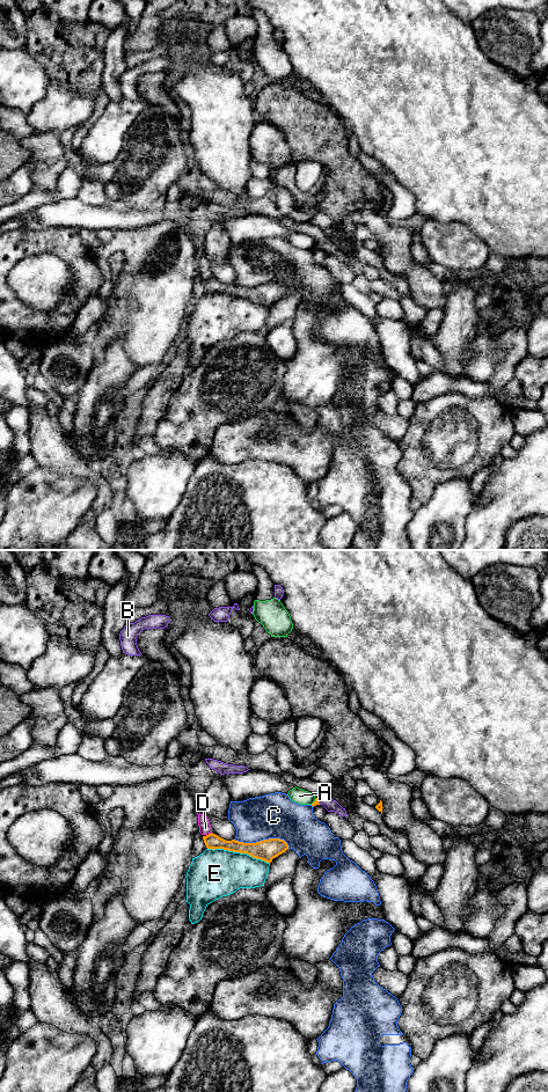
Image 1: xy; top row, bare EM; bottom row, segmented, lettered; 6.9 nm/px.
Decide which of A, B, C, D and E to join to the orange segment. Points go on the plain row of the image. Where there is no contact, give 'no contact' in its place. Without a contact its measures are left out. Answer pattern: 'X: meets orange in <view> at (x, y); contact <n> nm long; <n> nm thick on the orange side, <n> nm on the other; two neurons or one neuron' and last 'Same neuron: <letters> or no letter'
A: meets orange in xy at (314, 246); contact 60 nm long; 40 nm thick on the orange side, 110 nm on the other; two neurons
B: meets orange in xy at (318, 246); contact 50 nm long; 40 nm thick on the orange side, 90 nm on the other; two neurons
C: meets orange in xy at (263, 284); contact 380 nm long; 150 nm thick on the orange side, 320 nm on the other; two neurons
D: meets orange in xy at (210, 278); contact 30 nm long; 110 nm thick on the orange side, 90 nm on the other; two neurons
E: meets orange in xy at (239, 295); contact 440 nm long; 150 nm thick on the orange side, 340 nm on the other; two neurons
Same neuron: no letter

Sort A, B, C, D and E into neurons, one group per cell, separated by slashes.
A / B / C / D / E

